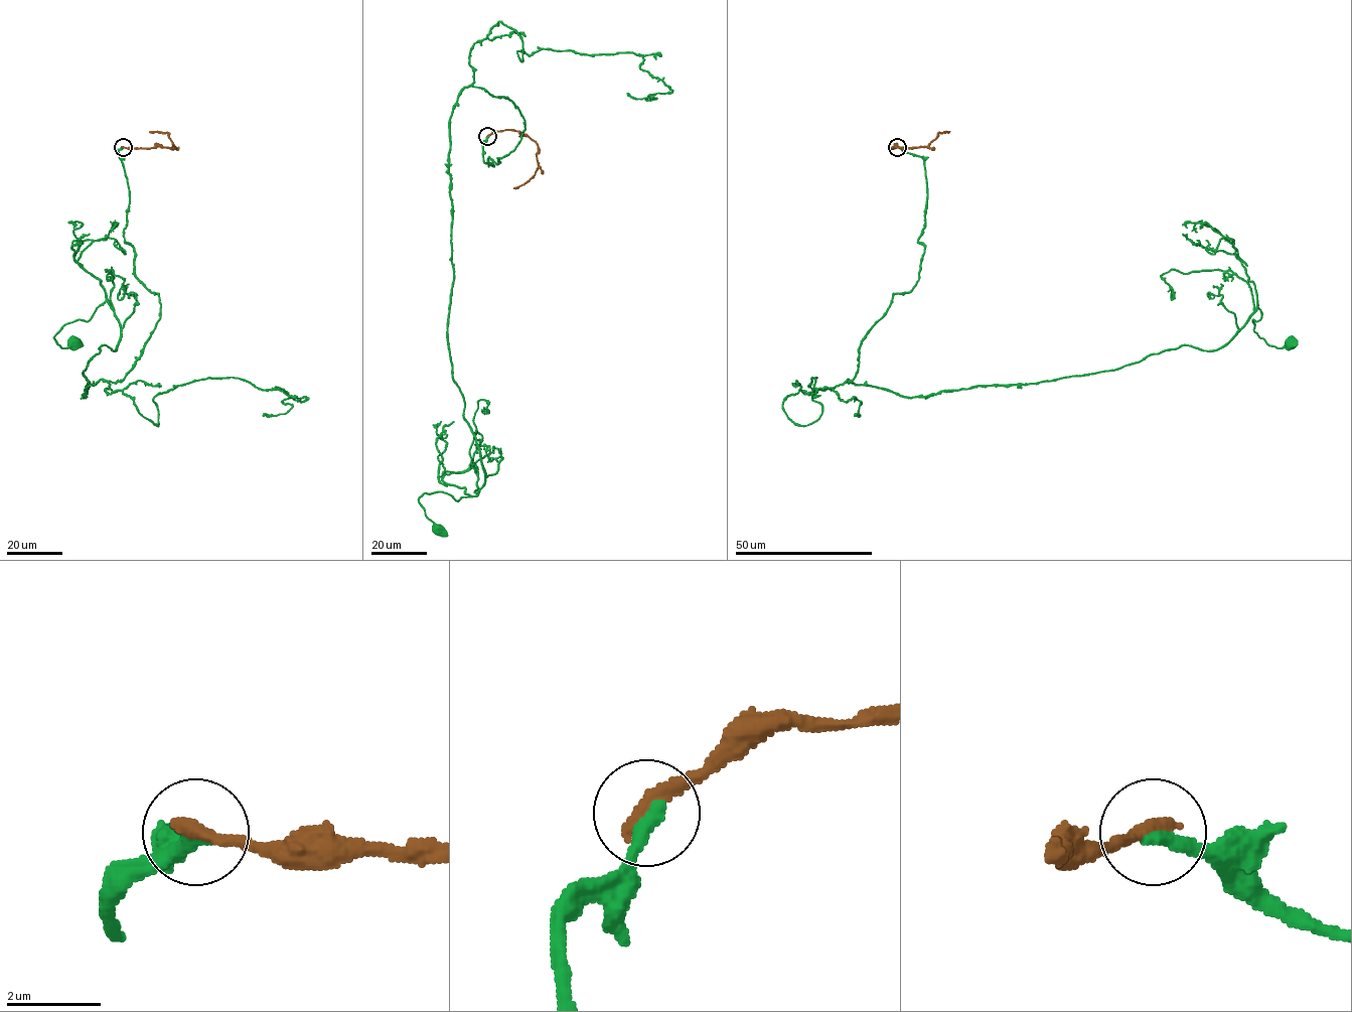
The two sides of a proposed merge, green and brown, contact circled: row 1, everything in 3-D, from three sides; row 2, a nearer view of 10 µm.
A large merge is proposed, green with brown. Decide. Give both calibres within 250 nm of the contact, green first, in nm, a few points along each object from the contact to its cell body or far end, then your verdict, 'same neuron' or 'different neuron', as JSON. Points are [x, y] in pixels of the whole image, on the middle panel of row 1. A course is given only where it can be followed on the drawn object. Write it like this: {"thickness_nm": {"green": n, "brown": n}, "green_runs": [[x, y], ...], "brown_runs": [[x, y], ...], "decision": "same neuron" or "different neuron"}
{"thickness_nm": {"green": 320, "brown": 400}, "green_runs": [[487, 136], [493, 166], [524, 120], [468, 86], [447, 332], [484, 482], [425, 492], [436, 529]], "brown_runs": [[487, 136], [495, 131], [519, 131], [538, 145], [538, 167], [535, 174], [513, 188]], "decision": "different neuron"}

